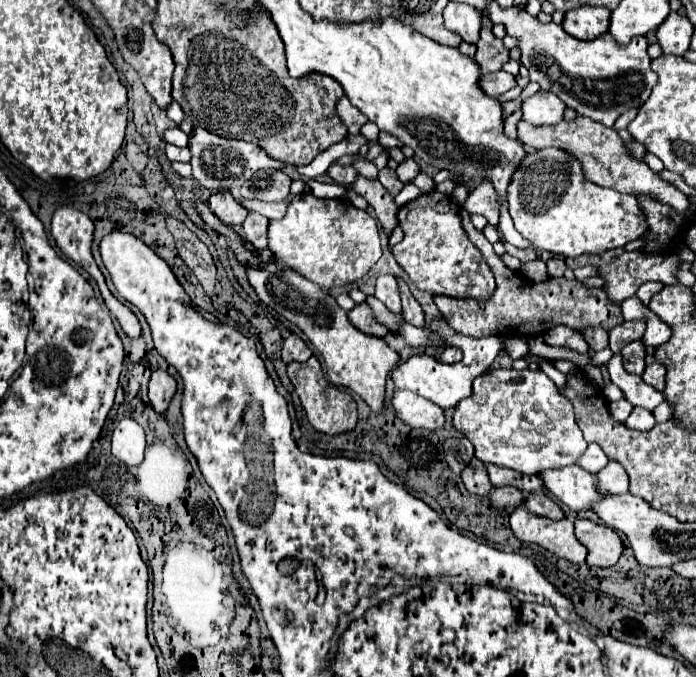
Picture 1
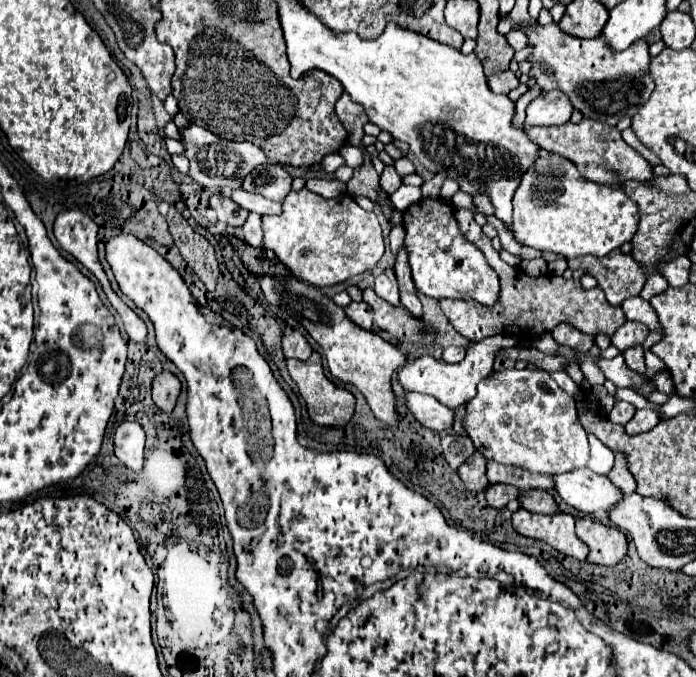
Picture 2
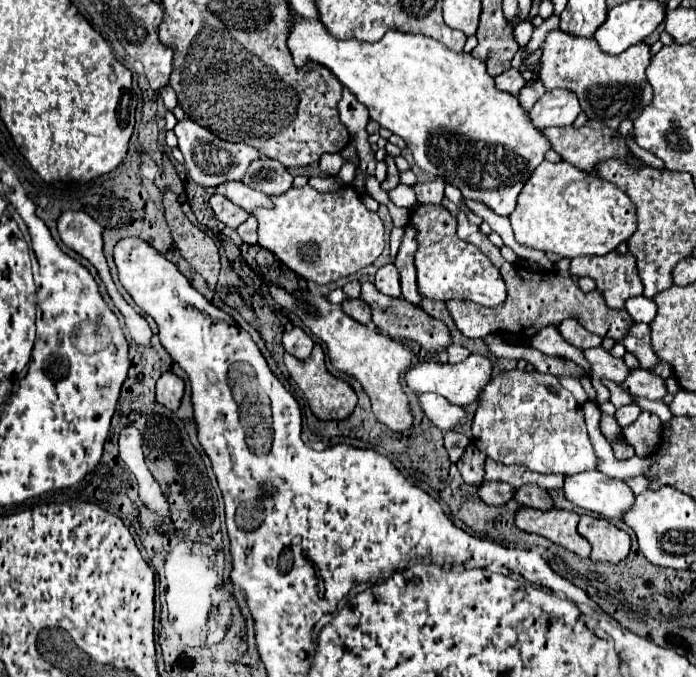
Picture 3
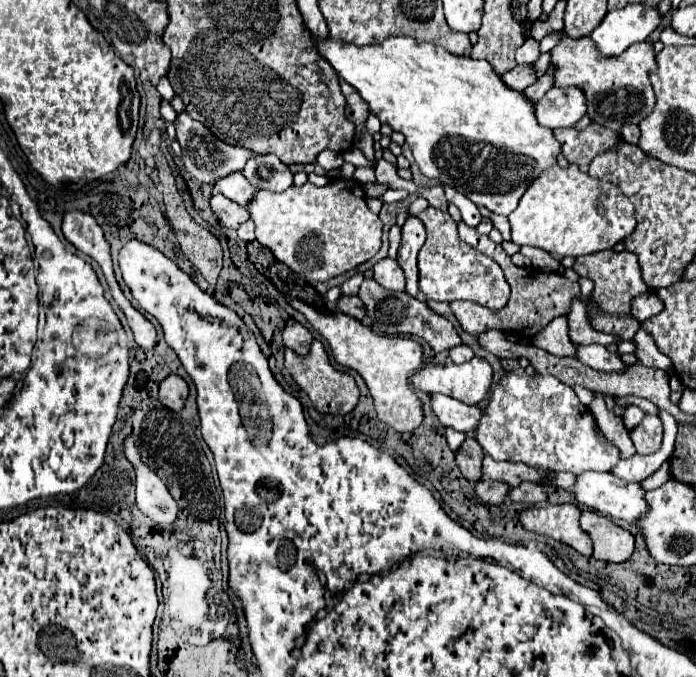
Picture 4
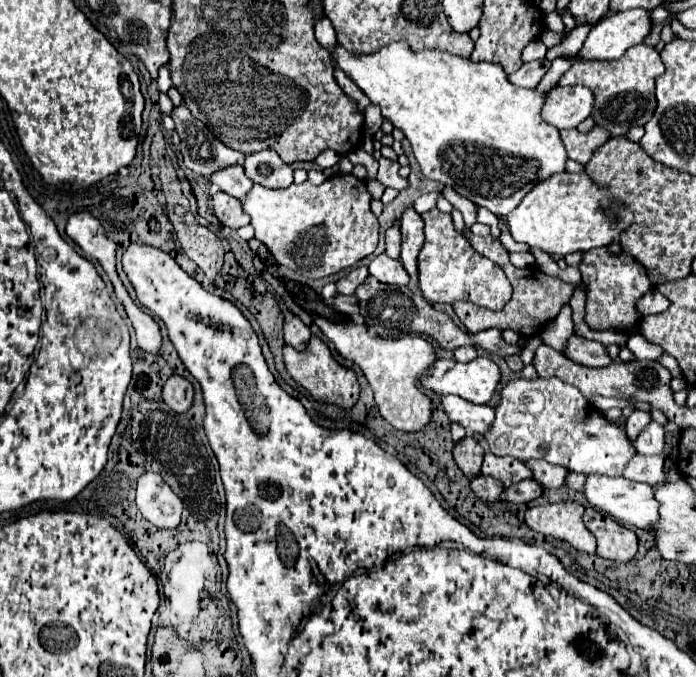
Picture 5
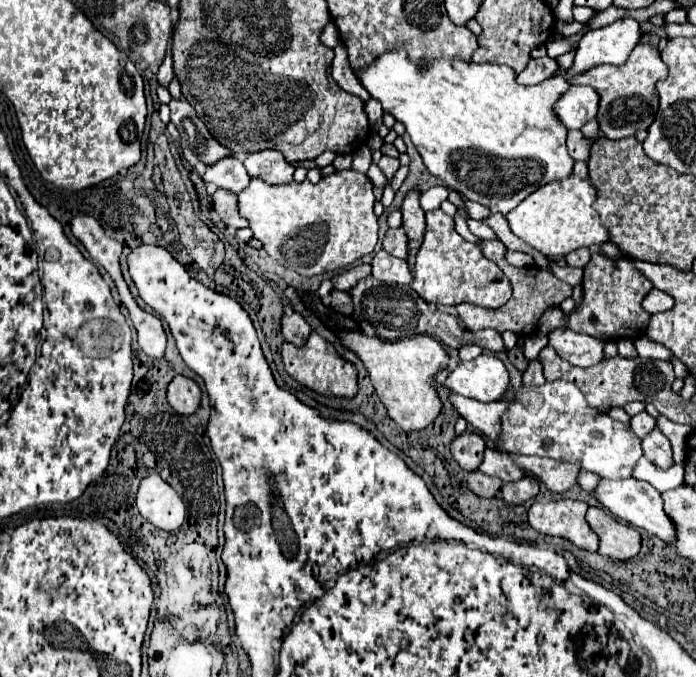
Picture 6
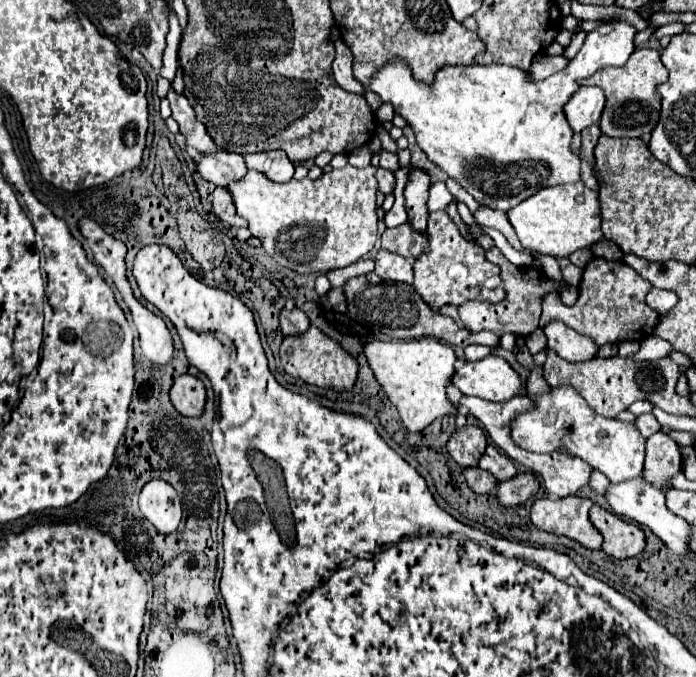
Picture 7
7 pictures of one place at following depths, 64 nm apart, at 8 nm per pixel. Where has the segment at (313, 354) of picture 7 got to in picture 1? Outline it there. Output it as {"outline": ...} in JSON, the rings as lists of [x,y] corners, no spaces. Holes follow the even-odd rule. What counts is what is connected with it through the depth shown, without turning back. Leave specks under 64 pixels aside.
{"outline":[[[312,356],[306,364],[298,364],[298,362],[292,362],[288,364],[288,378],[290,382],[294,384],[294,390],[296,394],[300,396],[300,402],[302,402],[302,408],[306,412],[306,418],[308,422],[312,424],[314,430],[322,432],[322,434],[328,434],[328,436],[336,436],[336,434],[342,434],[342,432],[350,432],[356,428],[356,420],[358,420],[358,412],[356,412],[356,402],[352,400],[350,394],[346,394],[344,390],[338,390],[338,388],[332,388],[324,376],[322,376],[322,368],[320,368],[320,362],[316,356]],[[294,374],[298,378],[298,384],[294,384]],[[300,374],[300,376],[298,376]]]}

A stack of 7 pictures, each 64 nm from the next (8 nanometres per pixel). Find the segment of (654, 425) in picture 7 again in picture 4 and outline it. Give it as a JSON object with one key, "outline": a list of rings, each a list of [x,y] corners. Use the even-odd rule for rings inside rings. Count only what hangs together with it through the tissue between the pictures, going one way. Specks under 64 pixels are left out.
{"outline":[[[628,406],[622,414],[622,422],[628,430],[632,430],[636,424],[640,424],[640,420],[644,418],[644,412],[638,406]]]}

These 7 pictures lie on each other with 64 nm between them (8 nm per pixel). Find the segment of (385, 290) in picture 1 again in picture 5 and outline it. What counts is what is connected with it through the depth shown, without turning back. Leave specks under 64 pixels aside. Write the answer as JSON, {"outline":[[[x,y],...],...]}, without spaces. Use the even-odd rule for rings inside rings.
{"outline":[[[380,254],[378,258],[372,260],[372,264],[368,266],[370,274],[390,286],[406,286],[408,284],[408,274],[404,272],[404,266],[398,260],[392,260],[386,254]]]}

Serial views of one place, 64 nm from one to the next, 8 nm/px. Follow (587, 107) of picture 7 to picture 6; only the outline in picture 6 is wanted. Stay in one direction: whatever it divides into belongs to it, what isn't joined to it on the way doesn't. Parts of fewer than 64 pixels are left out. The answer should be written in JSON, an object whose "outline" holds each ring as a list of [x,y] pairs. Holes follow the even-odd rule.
{"outline":[[[570,86],[552,106],[556,118],[568,130],[580,130],[588,120],[596,118],[600,96],[594,88],[588,86]]]}

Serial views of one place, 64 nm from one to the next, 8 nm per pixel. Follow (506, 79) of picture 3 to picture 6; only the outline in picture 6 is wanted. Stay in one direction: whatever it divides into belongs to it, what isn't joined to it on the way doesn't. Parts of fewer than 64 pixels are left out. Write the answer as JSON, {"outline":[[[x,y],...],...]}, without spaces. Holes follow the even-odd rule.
{"outline":[[[548,56],[538,58],[538,60],[530,60],[528,66],[516,76],[516,82],[518,82],[518,84],[524,84],[524,86],[540,84],[540,82],[546,80],[556,68],[558,68],[556,60],[552,60],[552,58],[548,58]]]}

